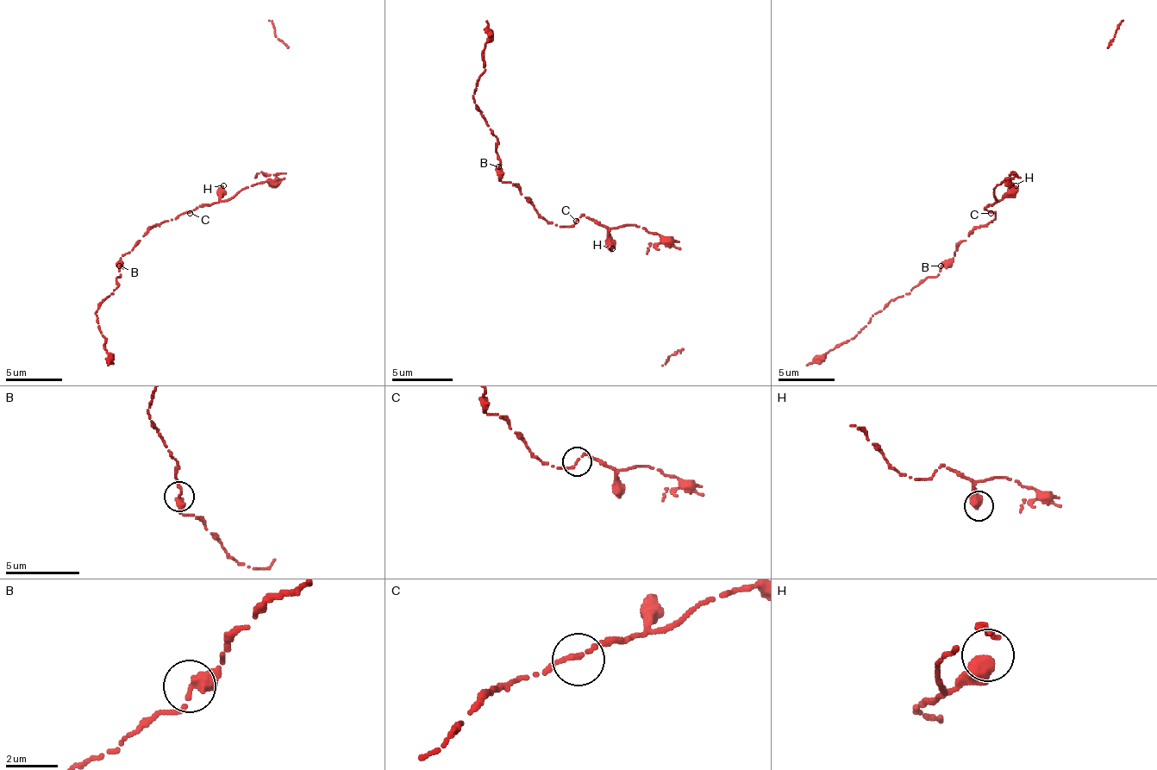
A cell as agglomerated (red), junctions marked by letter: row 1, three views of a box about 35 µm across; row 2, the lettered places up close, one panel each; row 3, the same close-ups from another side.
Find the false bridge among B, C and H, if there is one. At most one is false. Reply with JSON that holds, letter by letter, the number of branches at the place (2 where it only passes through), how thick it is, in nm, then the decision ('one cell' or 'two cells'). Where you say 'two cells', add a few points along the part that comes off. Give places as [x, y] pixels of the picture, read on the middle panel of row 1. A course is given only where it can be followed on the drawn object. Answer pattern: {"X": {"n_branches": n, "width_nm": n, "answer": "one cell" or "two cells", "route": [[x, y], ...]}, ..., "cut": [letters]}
{"B": {"n_branches": 2, "width_nm": 340, "answer": "one cell"}, "C": {"n_branches": 2, "width_nm": 170, "answer": "one cell"}, "H": {"n_branches": 1, "width_nm": 480, "answer": "one cell"}, "cut": []}

